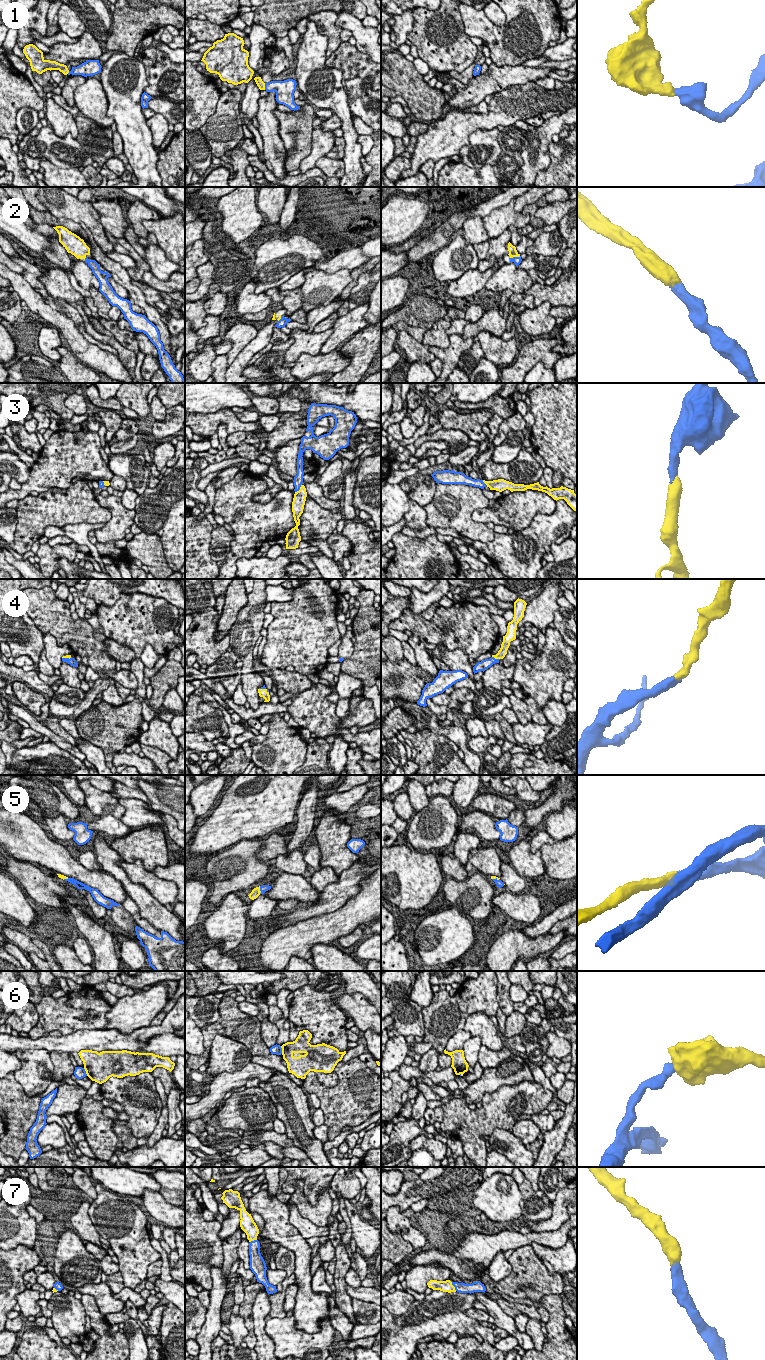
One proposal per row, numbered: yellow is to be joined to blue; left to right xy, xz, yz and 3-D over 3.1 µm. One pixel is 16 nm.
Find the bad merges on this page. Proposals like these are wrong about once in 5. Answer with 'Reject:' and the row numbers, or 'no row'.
Reject: 6

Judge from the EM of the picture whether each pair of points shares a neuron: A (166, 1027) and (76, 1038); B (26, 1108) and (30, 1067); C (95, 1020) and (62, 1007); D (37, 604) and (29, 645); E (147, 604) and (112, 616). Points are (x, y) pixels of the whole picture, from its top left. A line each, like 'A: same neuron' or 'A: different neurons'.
A: same neuron
B: different neurons
C: same neuron
D: different neurons
E: same neuron

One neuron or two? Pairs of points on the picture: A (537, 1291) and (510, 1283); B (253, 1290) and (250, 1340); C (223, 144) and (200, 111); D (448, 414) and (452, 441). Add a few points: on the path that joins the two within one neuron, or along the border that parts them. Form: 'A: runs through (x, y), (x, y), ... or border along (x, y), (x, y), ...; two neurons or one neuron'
A: runs through (530, 1292), (519, 1292), (517, 1290); one neuron
B: runs through (248, 1302), (247, 1316), (250, 1328); one neuron
C: border along (219, 100), (216, 111), (198, 129); two neurons
D: border along (427, 433), (460, 429), (470, 438); two neurons

